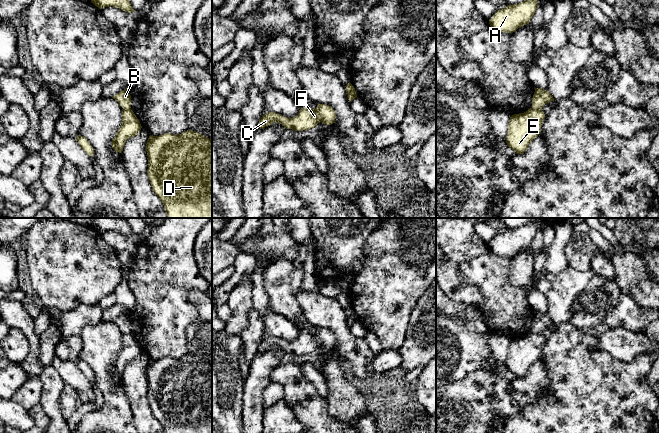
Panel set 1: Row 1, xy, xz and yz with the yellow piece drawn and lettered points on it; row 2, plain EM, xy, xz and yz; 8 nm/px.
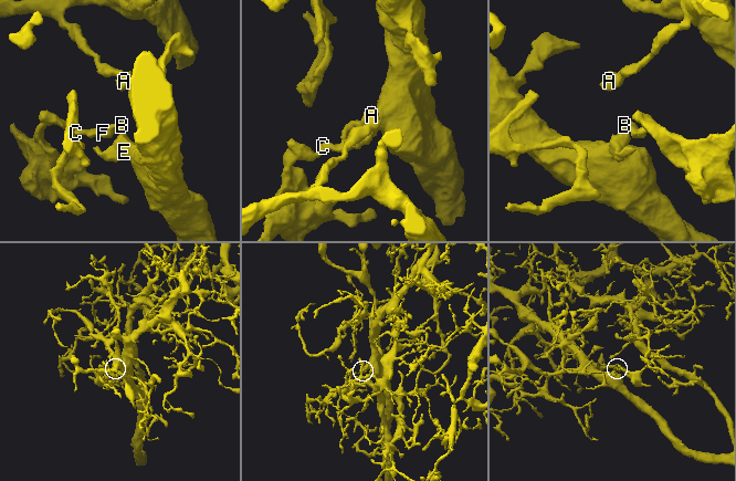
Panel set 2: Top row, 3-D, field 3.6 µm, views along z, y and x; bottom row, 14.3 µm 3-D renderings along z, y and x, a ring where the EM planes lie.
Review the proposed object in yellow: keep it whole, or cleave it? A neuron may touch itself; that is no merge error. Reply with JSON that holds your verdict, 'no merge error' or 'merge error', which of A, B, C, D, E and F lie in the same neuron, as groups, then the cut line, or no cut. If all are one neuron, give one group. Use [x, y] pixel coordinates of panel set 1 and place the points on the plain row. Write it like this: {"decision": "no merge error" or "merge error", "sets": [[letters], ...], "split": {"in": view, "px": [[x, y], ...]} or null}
{"decision": "merge error", "sets": [["A", "D", "E"], ["B", "C", "F"]], "split": {"in": "yz", "px": [[531, 332], [540, 334]]}}

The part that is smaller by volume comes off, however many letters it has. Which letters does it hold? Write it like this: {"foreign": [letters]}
{"foreign": ["B", "C", "F"]}

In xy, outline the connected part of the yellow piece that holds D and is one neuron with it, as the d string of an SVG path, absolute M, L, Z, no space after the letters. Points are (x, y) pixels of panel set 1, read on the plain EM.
M187 354L174 359L150 359L146 367L148 402L164 433L212 433L212 364L201 357Z

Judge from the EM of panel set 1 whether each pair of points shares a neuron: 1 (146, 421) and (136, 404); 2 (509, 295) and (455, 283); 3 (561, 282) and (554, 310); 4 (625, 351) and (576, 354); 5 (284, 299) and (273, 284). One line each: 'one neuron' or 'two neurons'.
1: one neuron
2: two neurons
3: one neuron
4: two neurons
5: one neuron

